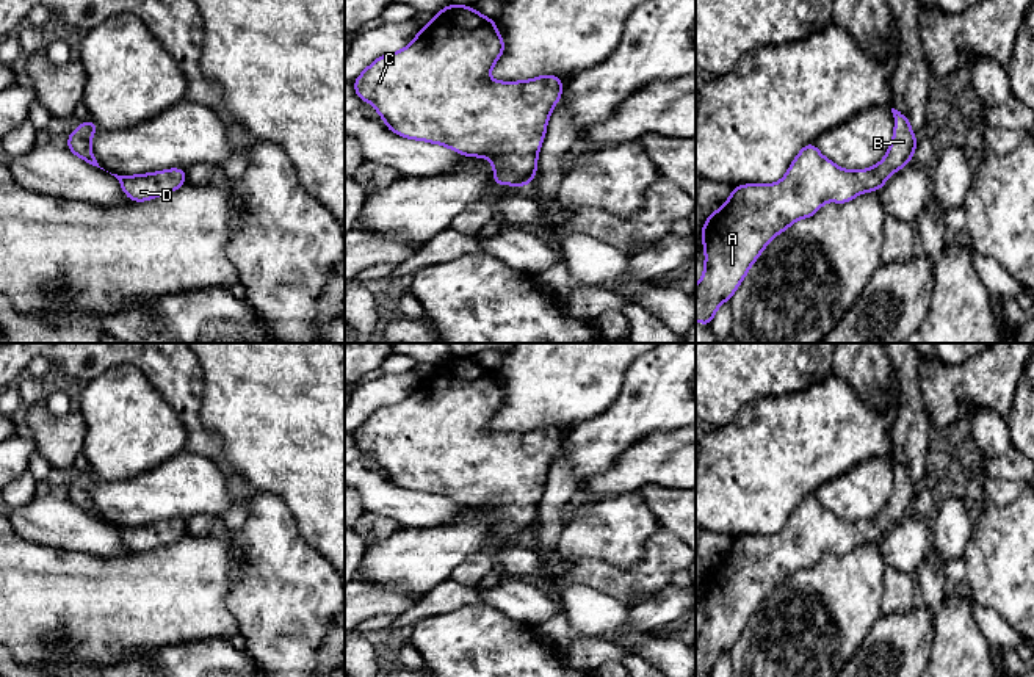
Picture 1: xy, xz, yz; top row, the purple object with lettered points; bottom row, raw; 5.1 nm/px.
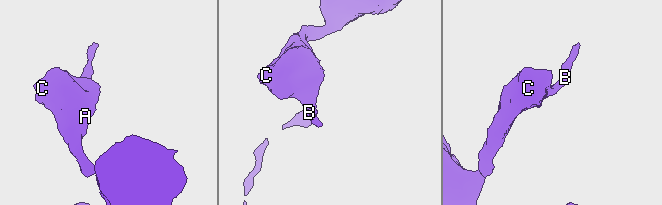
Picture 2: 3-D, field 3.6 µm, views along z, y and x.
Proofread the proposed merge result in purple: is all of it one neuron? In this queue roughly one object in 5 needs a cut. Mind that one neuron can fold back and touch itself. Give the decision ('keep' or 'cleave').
keep

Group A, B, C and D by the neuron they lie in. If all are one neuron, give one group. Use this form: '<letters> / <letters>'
A B C D

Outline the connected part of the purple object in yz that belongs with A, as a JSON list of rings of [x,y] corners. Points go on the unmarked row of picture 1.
[[[895,459],[891,464],[895,487],[884,511],[870,520],[846,522],[822,508],[815,494],[808,494],[801,500],[780,533],[732,539],[730,550],[703,574],[700,592],[705,597],[705,621],[696,638],[696,671],[700,675],[711,675],[718,658],[732,650],[749,619],[776,586],[786,581],[794,572],[816,566],[826,552],[846,555],[865,542],[879,542],[891,523],[902,520],[913,511],[916,487],[910,480],[909,469]]]

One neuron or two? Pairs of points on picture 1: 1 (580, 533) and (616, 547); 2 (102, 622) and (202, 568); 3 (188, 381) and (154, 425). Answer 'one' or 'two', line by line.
1: one
2: one
3: two

